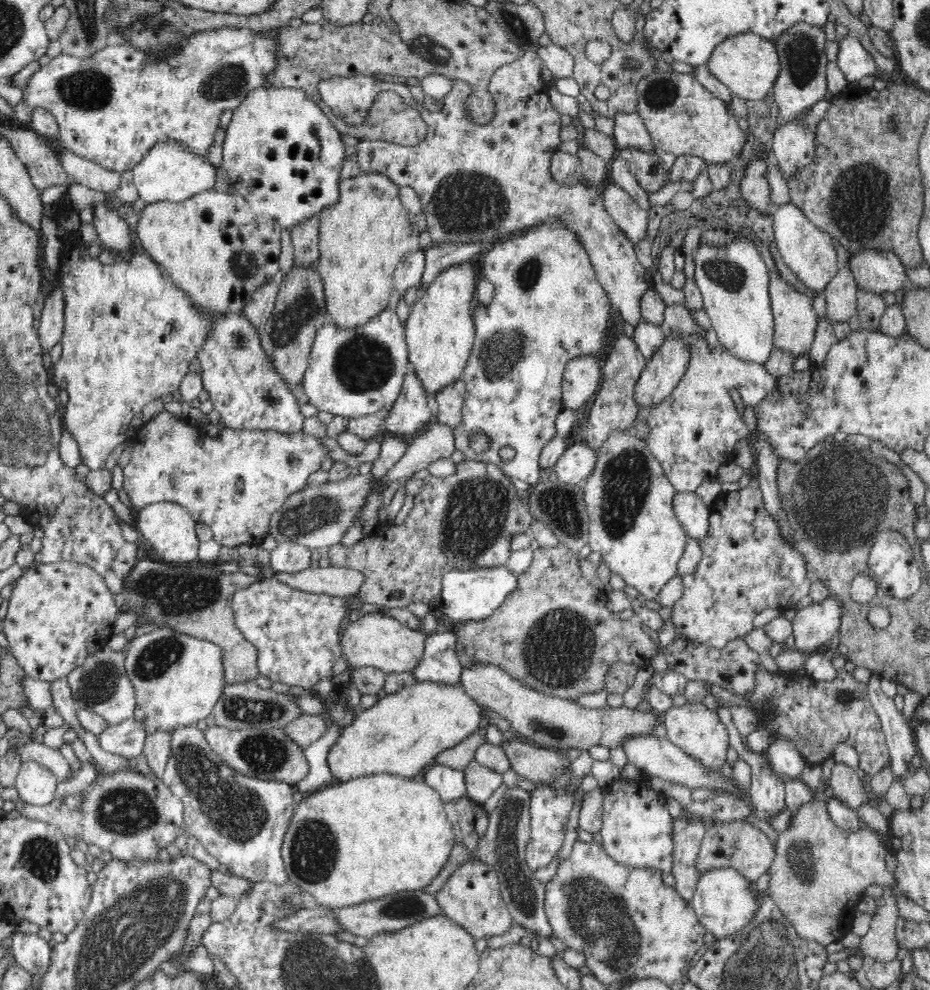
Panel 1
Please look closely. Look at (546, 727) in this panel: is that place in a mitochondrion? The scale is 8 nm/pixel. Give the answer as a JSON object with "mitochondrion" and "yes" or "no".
{"mitochondrion":"yes"}

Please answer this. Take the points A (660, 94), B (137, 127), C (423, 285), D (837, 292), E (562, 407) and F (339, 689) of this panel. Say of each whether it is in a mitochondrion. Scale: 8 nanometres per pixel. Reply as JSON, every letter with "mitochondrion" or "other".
{"A":"mitochondrion","B":"other","C":"other","D":"other","E":"other","F":"other"}

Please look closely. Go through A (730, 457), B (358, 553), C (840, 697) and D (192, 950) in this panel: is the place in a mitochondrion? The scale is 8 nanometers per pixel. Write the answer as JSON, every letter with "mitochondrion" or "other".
{"A":"other","B":"other","C":"mitochondrion","D":"mitochondrion"}

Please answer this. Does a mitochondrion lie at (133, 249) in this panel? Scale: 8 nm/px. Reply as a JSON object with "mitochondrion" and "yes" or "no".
{"mitochondrion":"no"}

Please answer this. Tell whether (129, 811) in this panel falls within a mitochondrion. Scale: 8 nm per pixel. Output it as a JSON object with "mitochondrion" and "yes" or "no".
{"mitochondrion":"yes"}

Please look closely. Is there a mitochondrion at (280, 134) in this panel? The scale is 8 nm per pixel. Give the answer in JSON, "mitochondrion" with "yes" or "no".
{"mitochondrion":"no"}

